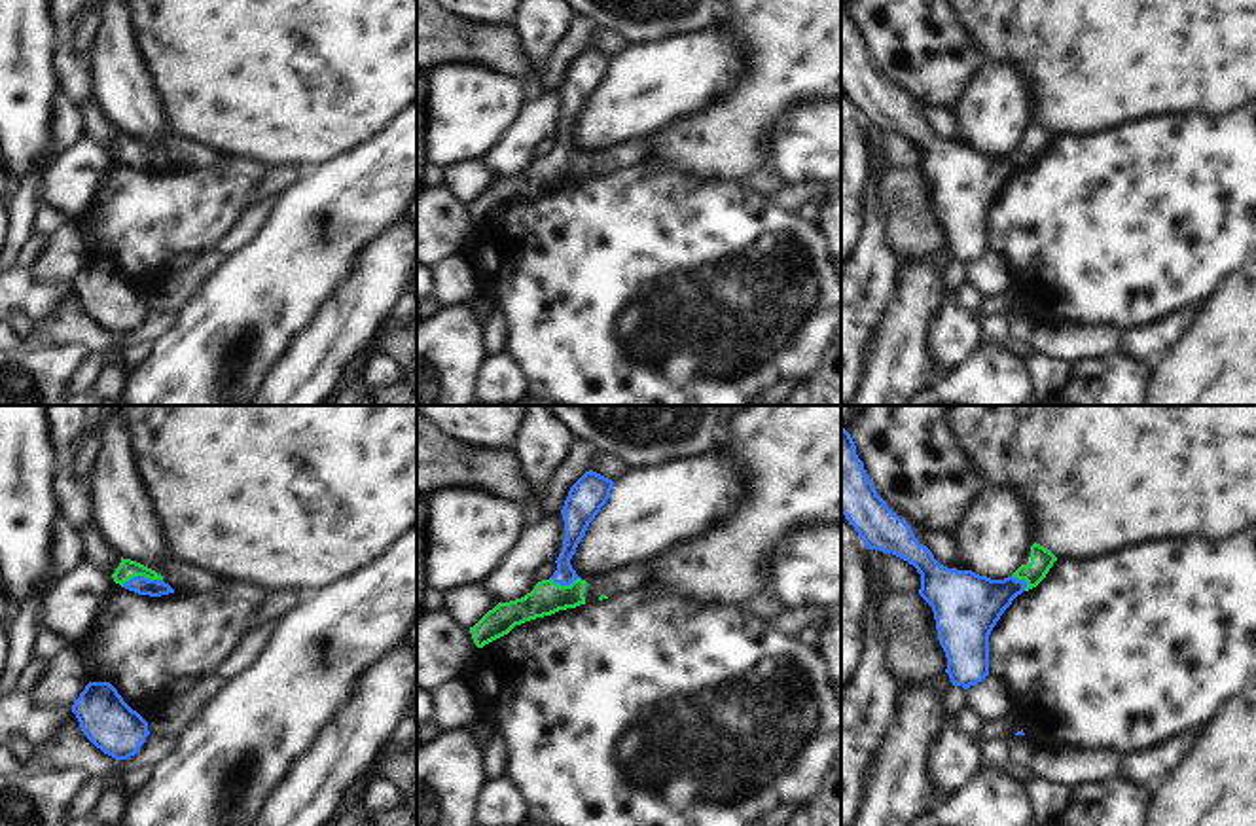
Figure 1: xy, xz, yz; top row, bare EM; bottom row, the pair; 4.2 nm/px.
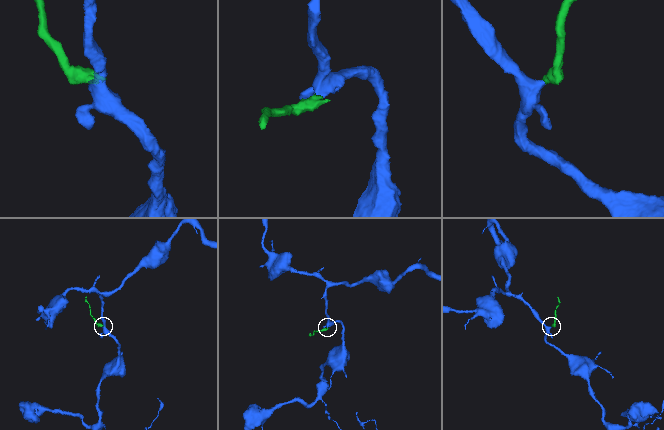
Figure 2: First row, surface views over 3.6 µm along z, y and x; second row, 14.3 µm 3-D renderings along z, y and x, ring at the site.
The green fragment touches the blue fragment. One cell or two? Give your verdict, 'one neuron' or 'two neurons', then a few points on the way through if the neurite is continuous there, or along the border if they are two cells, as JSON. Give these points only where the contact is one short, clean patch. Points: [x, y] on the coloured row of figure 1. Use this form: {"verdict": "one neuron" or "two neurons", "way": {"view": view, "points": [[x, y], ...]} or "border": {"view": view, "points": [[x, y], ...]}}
{"verdict": "one neuron", "way": {"view": "xy", "points": [[127, 569], [141, 574], [139, 584]]}}

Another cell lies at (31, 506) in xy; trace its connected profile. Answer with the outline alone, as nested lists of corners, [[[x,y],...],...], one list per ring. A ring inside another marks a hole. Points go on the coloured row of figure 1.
[[[0,405],[0,566],[6,572],[8,589],[15,604],[28,601],[32,597],[42,599],[42,595],[57,582],[51,549],[55,544],[57,521],[64,517],[61,494],[57,491],[57,472],[59,472],[59,453],[53,441],[51,405]]]

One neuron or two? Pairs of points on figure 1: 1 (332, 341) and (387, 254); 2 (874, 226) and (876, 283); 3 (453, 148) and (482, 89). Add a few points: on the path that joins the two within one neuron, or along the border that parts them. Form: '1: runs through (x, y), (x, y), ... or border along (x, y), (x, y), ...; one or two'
1: runs through (353, 321), (383, 275); one
2: runs through (874, 239), (874, 269); one
3: runs through (457, 133), (468, 122), (476, 105); one

